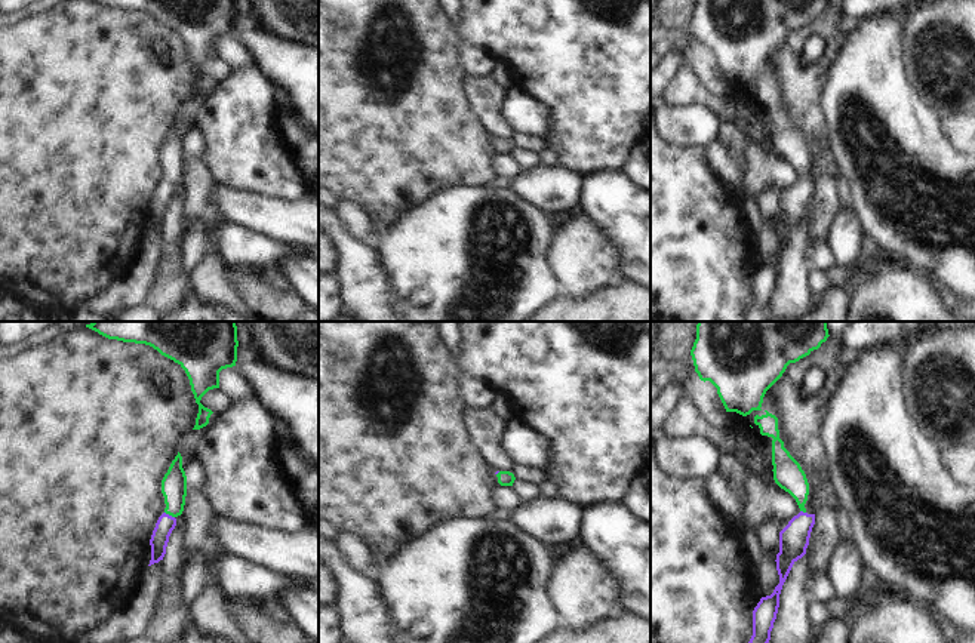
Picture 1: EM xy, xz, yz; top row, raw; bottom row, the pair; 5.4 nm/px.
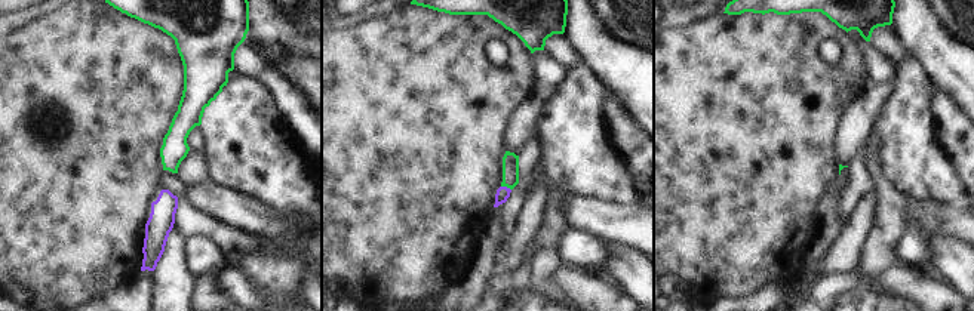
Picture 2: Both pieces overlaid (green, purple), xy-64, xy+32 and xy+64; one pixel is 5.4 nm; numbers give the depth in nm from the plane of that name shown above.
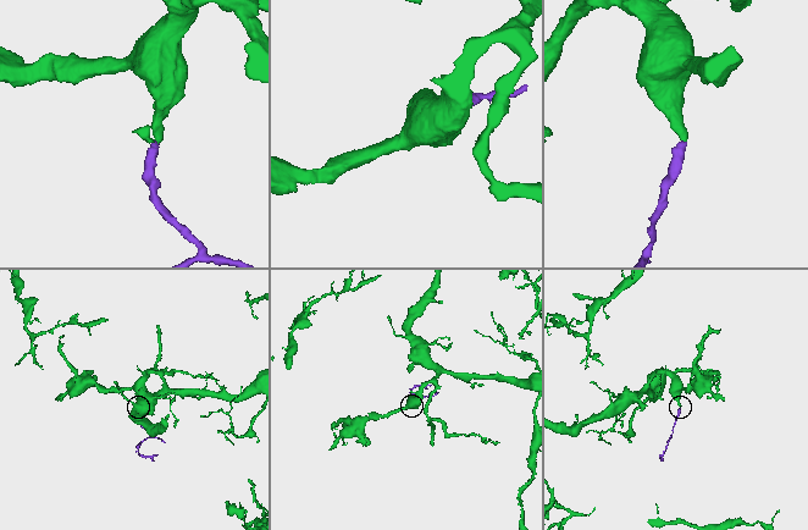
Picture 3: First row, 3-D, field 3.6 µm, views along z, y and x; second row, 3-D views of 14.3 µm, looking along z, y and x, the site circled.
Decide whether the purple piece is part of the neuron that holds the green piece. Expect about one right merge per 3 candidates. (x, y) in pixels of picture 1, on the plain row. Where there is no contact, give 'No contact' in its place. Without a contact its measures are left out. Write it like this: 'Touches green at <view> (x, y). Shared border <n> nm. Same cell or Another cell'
Touches green at xy (169, 182). Shared border 70 nm. Same cell

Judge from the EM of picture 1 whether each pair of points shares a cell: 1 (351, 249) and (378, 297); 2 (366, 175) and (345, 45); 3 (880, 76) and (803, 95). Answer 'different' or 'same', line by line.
1: same
2: same
3: different

